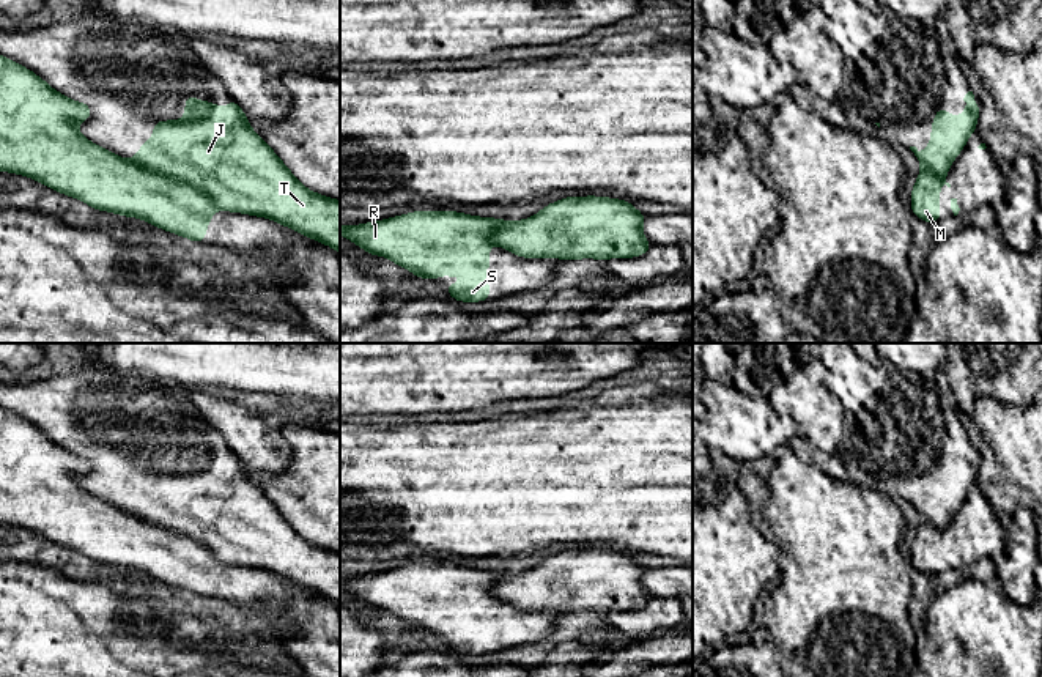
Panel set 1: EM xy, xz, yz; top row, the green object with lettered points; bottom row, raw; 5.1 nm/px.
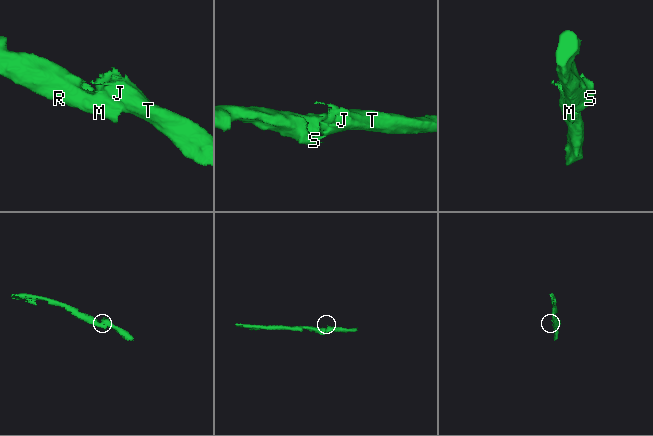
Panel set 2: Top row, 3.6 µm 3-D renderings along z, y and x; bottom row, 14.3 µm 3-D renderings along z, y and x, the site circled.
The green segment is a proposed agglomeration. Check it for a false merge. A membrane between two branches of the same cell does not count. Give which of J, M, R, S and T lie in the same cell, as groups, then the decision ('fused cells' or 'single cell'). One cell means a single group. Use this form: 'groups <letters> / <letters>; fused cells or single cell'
groups J T / M R S; fused cells

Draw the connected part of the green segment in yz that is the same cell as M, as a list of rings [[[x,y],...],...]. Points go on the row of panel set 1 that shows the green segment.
[[[921,168],[921,172],[916,176],[916,184],[910,191],[910,213],[913,213],[916,217],[927,224],[938,224],[941,220],[940,187],[943,184],[951,187],[944,176],[940,176],[930,172],[929,168]]]

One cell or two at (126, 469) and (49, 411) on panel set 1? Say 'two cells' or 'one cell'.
one cell

